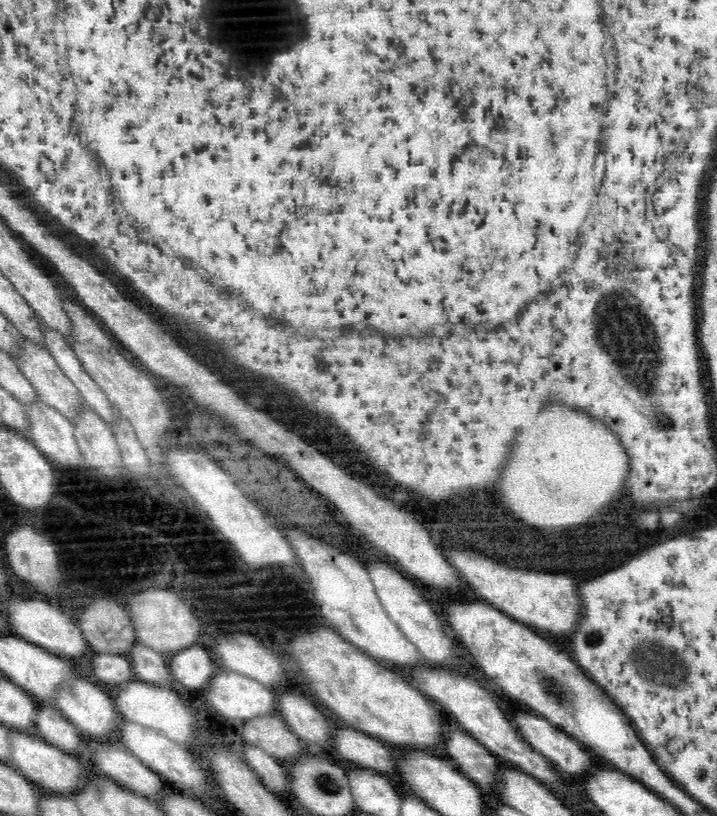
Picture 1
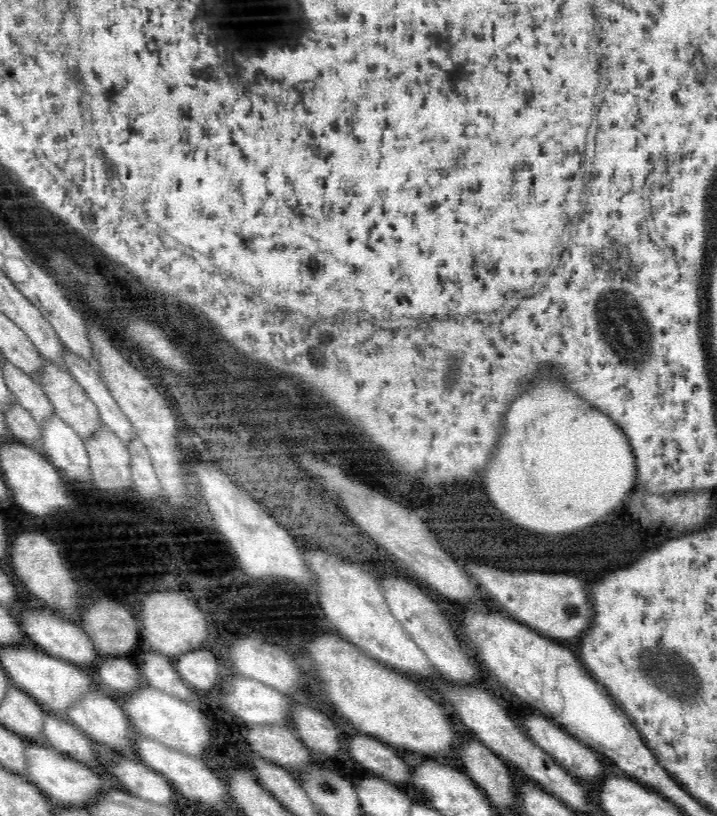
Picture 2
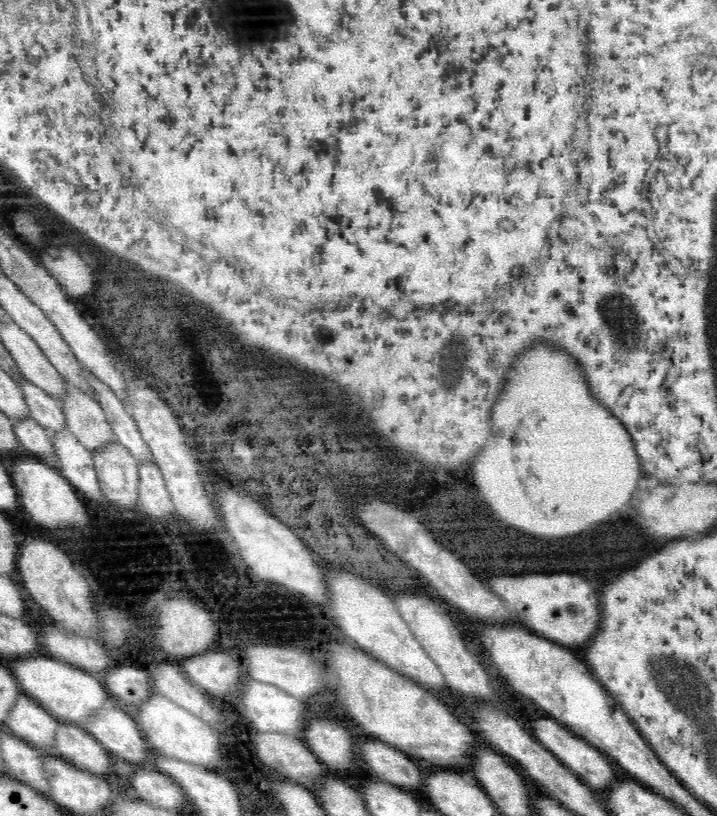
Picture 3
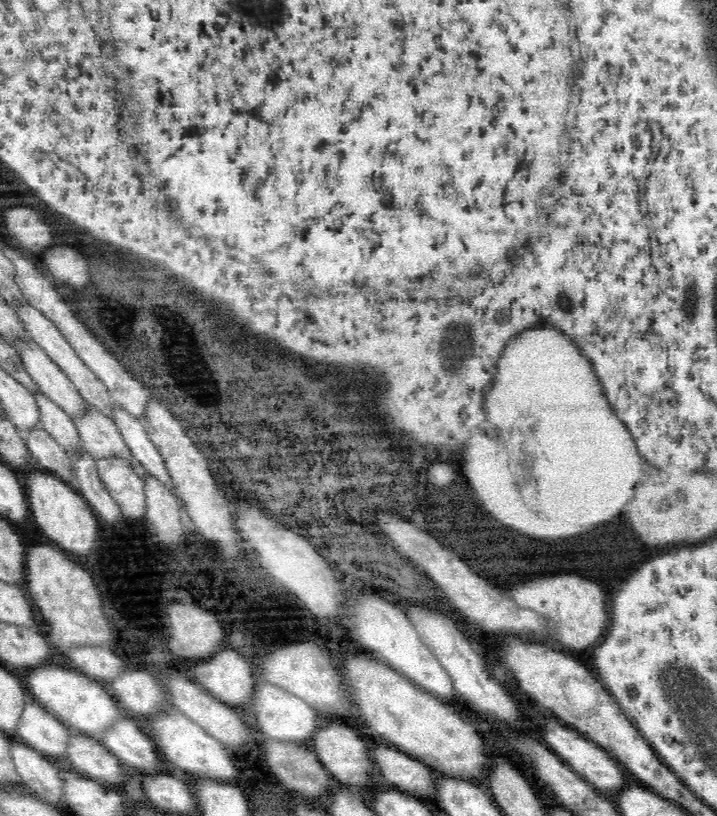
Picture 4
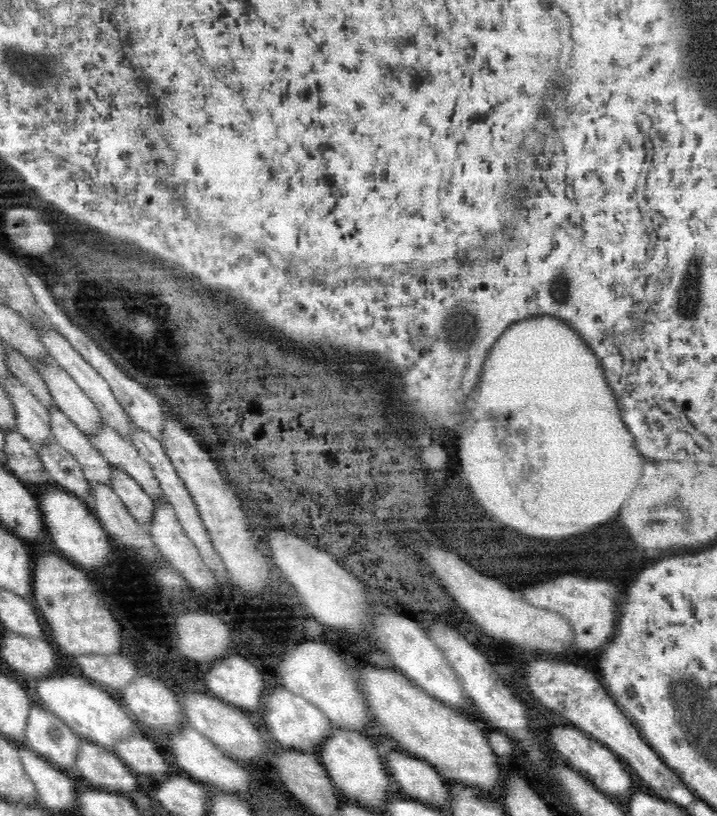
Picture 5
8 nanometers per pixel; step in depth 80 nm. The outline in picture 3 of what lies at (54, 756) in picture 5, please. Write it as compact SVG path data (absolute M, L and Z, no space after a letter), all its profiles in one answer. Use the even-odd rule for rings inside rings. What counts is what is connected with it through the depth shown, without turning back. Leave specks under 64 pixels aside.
M19 691L12 710L8 712L8 718L4 720L3 728L41 752L55 753L54 732L58 728L56 722L47 710Z

